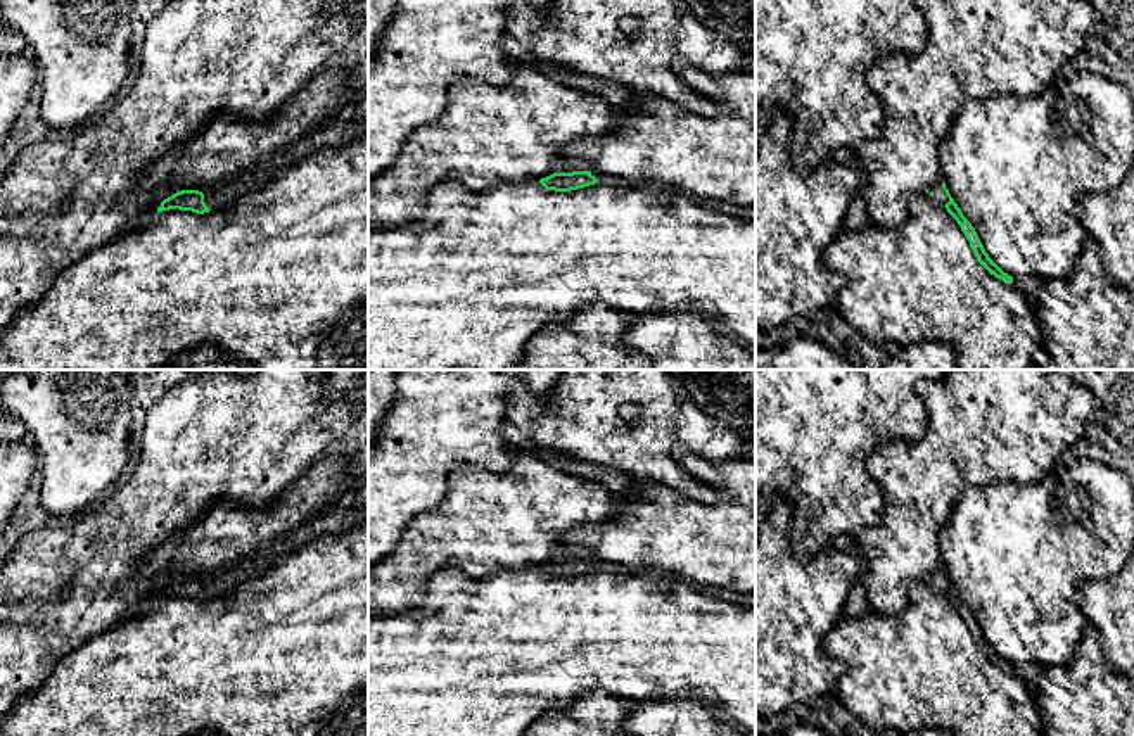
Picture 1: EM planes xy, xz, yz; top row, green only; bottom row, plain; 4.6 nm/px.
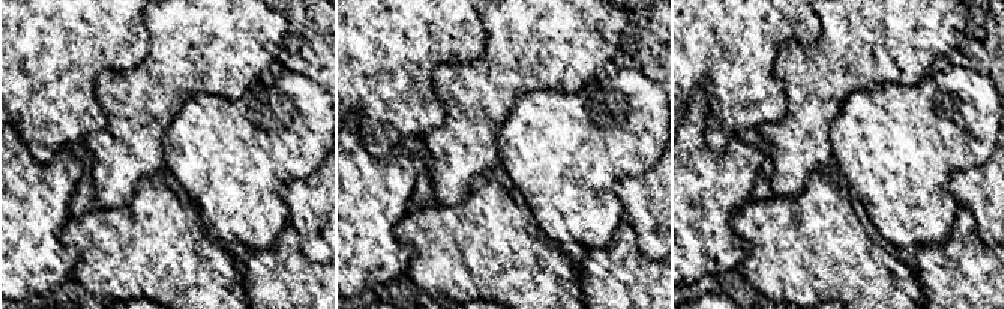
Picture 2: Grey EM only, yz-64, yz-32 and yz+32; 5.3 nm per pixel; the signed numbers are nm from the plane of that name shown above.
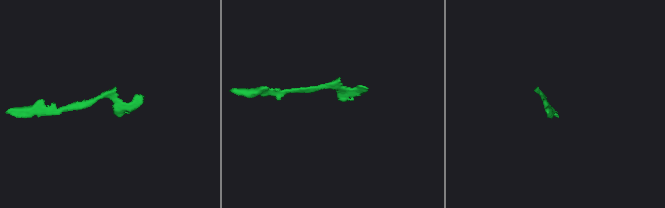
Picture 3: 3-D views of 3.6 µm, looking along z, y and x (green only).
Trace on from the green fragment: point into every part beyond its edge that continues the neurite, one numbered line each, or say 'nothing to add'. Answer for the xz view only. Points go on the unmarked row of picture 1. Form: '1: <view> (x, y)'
1: xz (609, 567)

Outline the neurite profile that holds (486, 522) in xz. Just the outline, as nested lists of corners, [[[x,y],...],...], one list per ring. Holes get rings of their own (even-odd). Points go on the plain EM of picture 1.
[[[513,449],[513,465],[496,473],[477,463],[456,463],[439,506],[417,515],[403,534],[432,568],[458,568],[472,579],[496,570],[534,570],[560,553],[560,536],[624,511],[624,503],[598,482],[553,468],[536,454]]]

